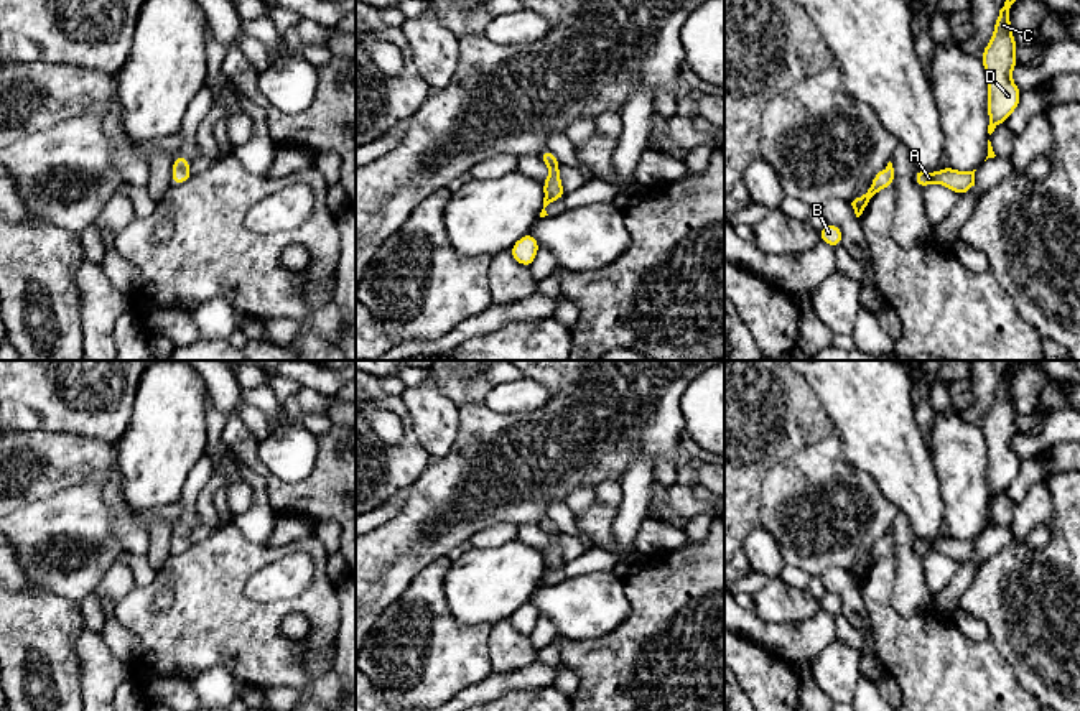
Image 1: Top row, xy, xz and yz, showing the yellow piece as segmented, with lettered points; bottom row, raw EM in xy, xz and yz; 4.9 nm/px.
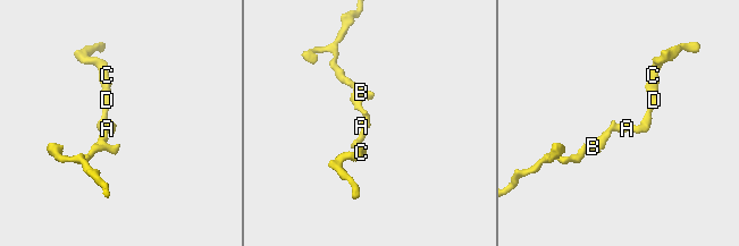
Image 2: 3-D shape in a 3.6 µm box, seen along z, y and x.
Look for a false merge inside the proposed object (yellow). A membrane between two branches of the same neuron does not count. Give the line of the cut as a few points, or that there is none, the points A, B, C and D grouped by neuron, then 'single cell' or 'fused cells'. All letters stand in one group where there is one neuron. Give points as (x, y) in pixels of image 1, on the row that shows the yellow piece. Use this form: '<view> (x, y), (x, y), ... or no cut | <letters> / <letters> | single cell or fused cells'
no cut | A B C D | single cell

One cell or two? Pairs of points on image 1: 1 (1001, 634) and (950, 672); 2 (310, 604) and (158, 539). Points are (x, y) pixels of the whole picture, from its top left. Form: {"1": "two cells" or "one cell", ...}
{"1": "two cells", "2": "two cells"}

